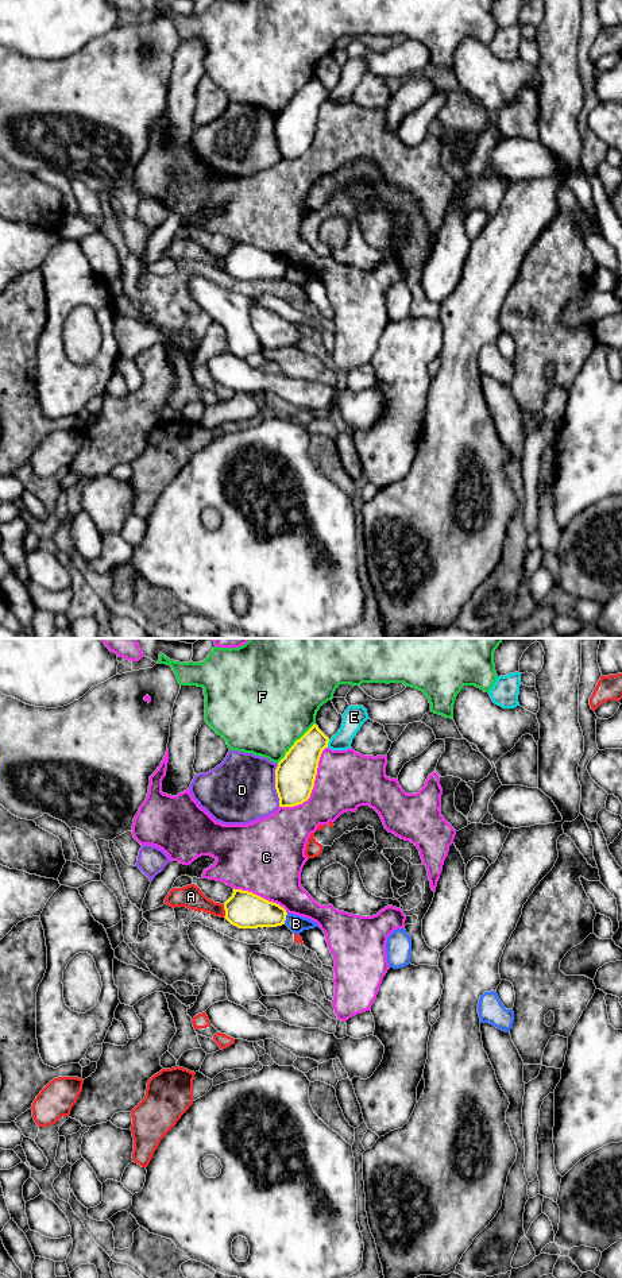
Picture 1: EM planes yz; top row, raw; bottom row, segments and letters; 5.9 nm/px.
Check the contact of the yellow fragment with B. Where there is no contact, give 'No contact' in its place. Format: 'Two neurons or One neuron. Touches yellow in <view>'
Two neurons. Touches yellow in yz

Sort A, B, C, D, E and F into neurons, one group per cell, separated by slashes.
A / B / C / D / E / F

